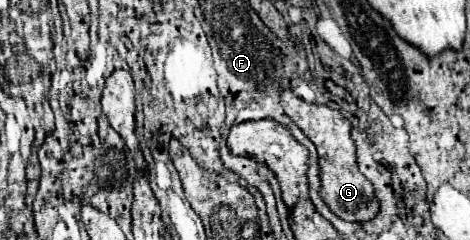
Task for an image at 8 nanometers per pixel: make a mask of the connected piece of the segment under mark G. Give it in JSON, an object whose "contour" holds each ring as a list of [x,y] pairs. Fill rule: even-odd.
{"contour":[[[290,89],[280,93],[280,103],[286,115],[302,129],[302,133],[316,145],[318,165],[320,165],[320,197],[330,207],[334,215],[344,221],[368,221],[378,213],[378,201],[374,197],[372,183],[356,167],[356,147],[350,139],[350,121],[336,109],[320,103],[306,103],[296,97]]]}

